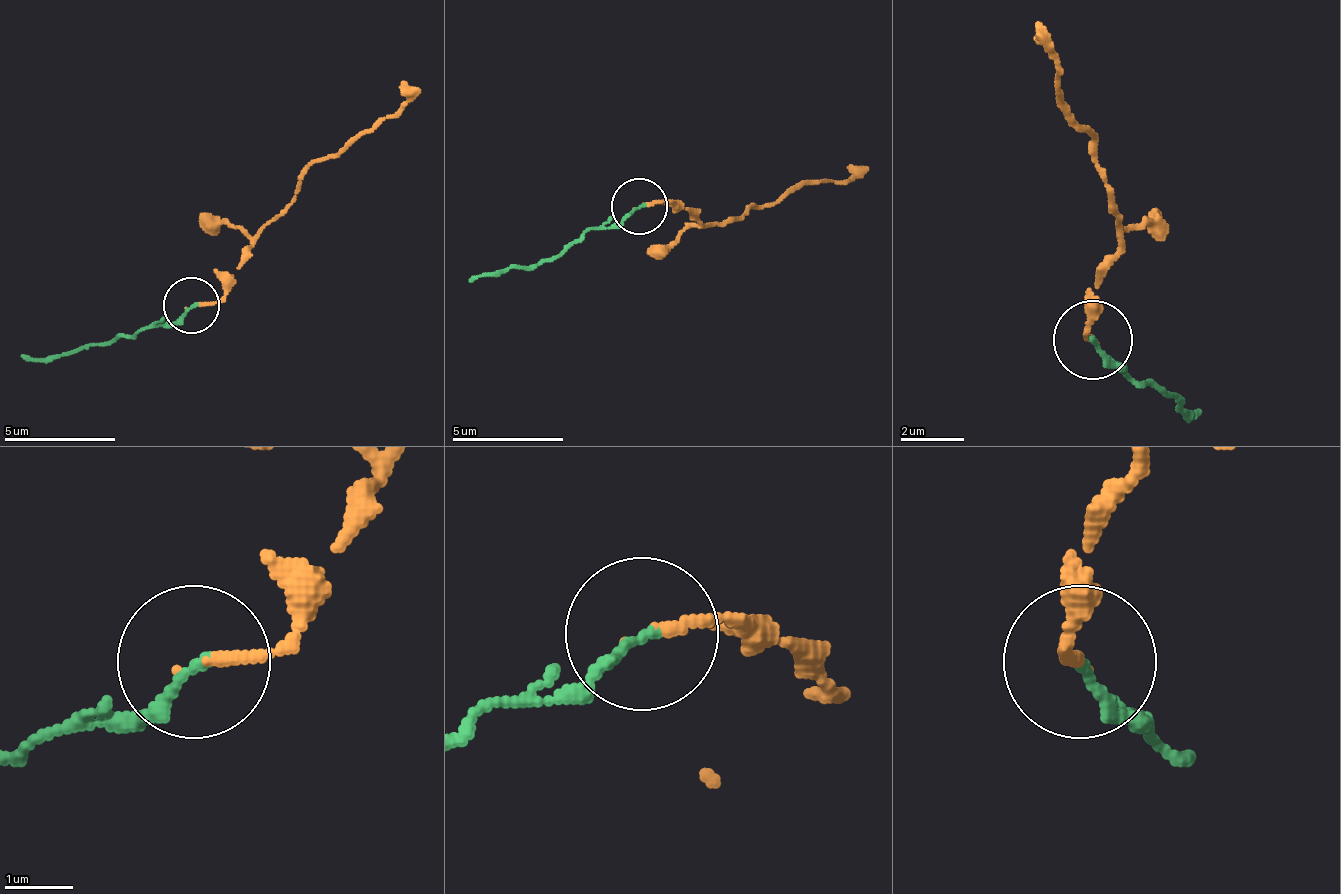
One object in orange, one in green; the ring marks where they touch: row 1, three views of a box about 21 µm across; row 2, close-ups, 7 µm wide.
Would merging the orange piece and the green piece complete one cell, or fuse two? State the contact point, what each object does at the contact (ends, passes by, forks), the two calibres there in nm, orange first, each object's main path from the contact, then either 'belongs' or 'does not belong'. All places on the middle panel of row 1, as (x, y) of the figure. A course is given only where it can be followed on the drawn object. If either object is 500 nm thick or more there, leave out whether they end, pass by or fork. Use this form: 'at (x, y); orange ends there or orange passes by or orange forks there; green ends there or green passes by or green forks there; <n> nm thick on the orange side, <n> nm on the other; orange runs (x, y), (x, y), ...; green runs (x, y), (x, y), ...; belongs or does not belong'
at (639, 206); orange ends there; green ends there; 170 nm thick on the orange side, 160 nm on the other; orange runs (641, 204), (669, 204), (702, 221), (736, 221), (808, 182), (853, 182), (870, 165); green runs (641, 204), (618, 221), (585, 227), (534, 266), (467, 283); does not belong

